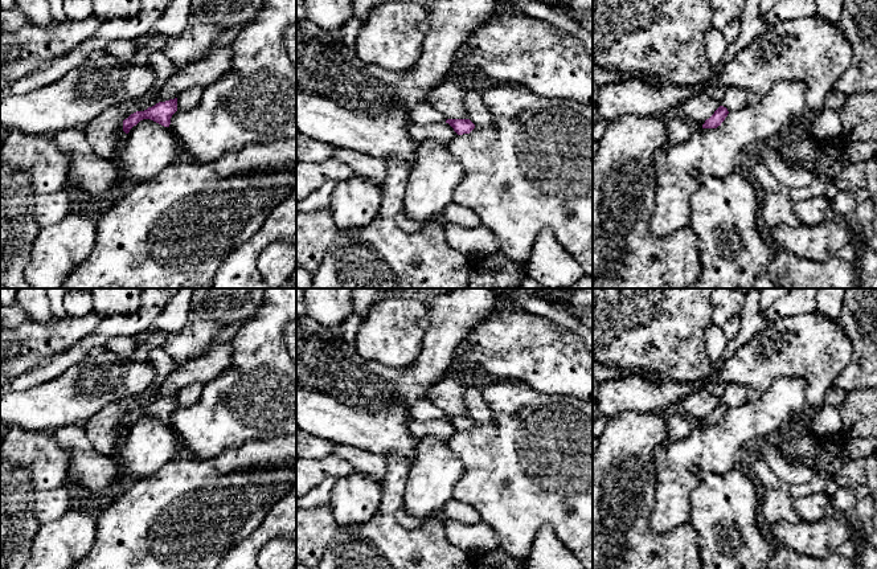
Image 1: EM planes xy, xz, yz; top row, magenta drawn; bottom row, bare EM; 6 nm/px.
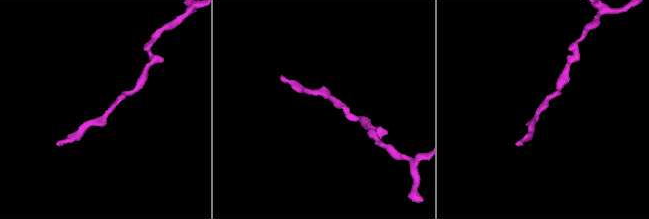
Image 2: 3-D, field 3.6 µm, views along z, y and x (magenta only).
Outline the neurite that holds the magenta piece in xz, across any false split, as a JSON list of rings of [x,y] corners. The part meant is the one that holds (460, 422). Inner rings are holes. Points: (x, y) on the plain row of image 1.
[[[447,416],[446,419],[448,419],[458,431],[470,430],[475,425],[475,421],[470,416]]]

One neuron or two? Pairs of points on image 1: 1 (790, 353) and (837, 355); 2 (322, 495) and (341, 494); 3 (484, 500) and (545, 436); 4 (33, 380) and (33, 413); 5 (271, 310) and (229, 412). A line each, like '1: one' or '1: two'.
1: one
2: two
3: one
4: two
5: one

